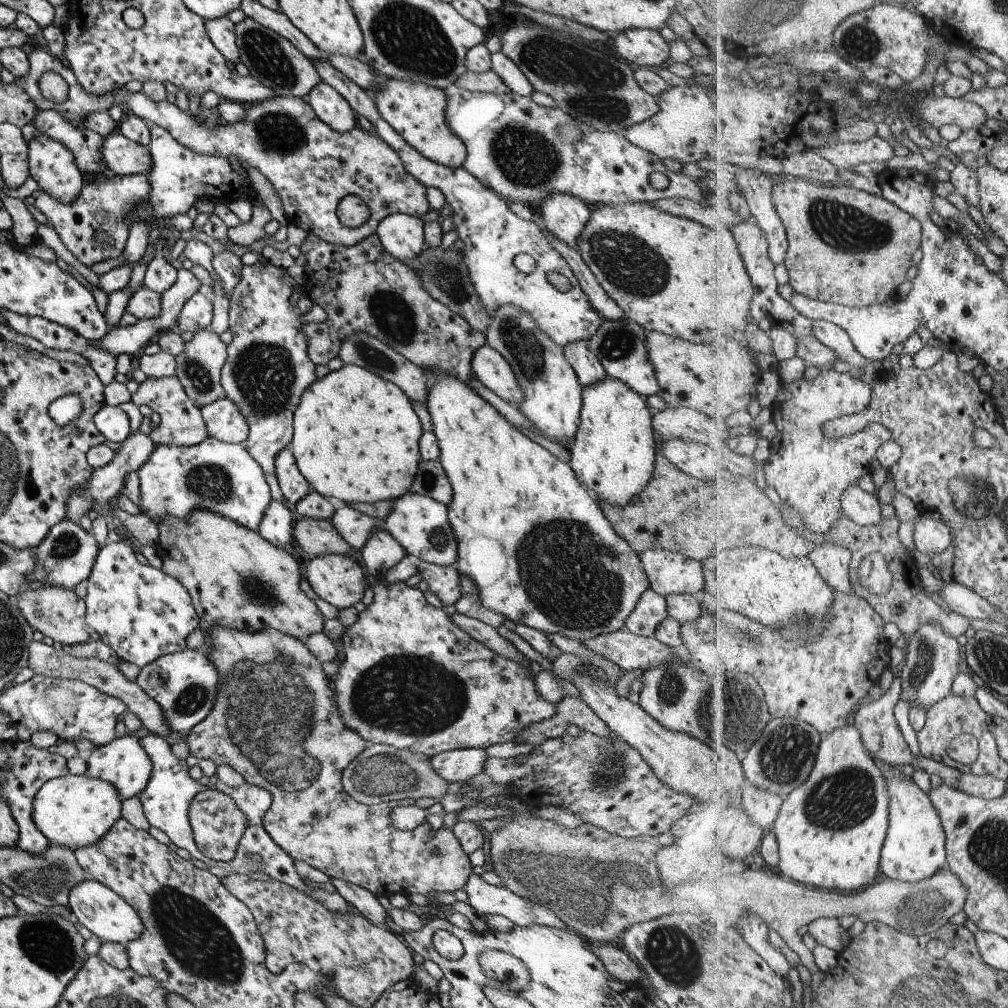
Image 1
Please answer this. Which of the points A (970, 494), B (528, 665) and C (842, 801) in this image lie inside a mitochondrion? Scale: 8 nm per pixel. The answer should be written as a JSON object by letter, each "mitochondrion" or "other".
{"A":"mitochondrion","B":"other","C":"mitochondrion"}

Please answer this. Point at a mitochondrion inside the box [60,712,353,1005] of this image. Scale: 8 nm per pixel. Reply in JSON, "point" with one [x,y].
{"point":[195,939]}

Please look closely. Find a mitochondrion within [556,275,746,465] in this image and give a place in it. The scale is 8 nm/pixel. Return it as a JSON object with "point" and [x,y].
{"point":[619,342]}

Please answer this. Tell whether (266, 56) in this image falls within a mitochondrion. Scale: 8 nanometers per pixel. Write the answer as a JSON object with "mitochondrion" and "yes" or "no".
{"mitochondrion":"yes"}

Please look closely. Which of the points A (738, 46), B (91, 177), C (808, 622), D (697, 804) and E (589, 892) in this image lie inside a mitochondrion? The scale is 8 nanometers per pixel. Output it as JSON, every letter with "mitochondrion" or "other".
{"A":"other","B":"other","C":"mitochondrion","D":"other","E":"mitochondrion"}

